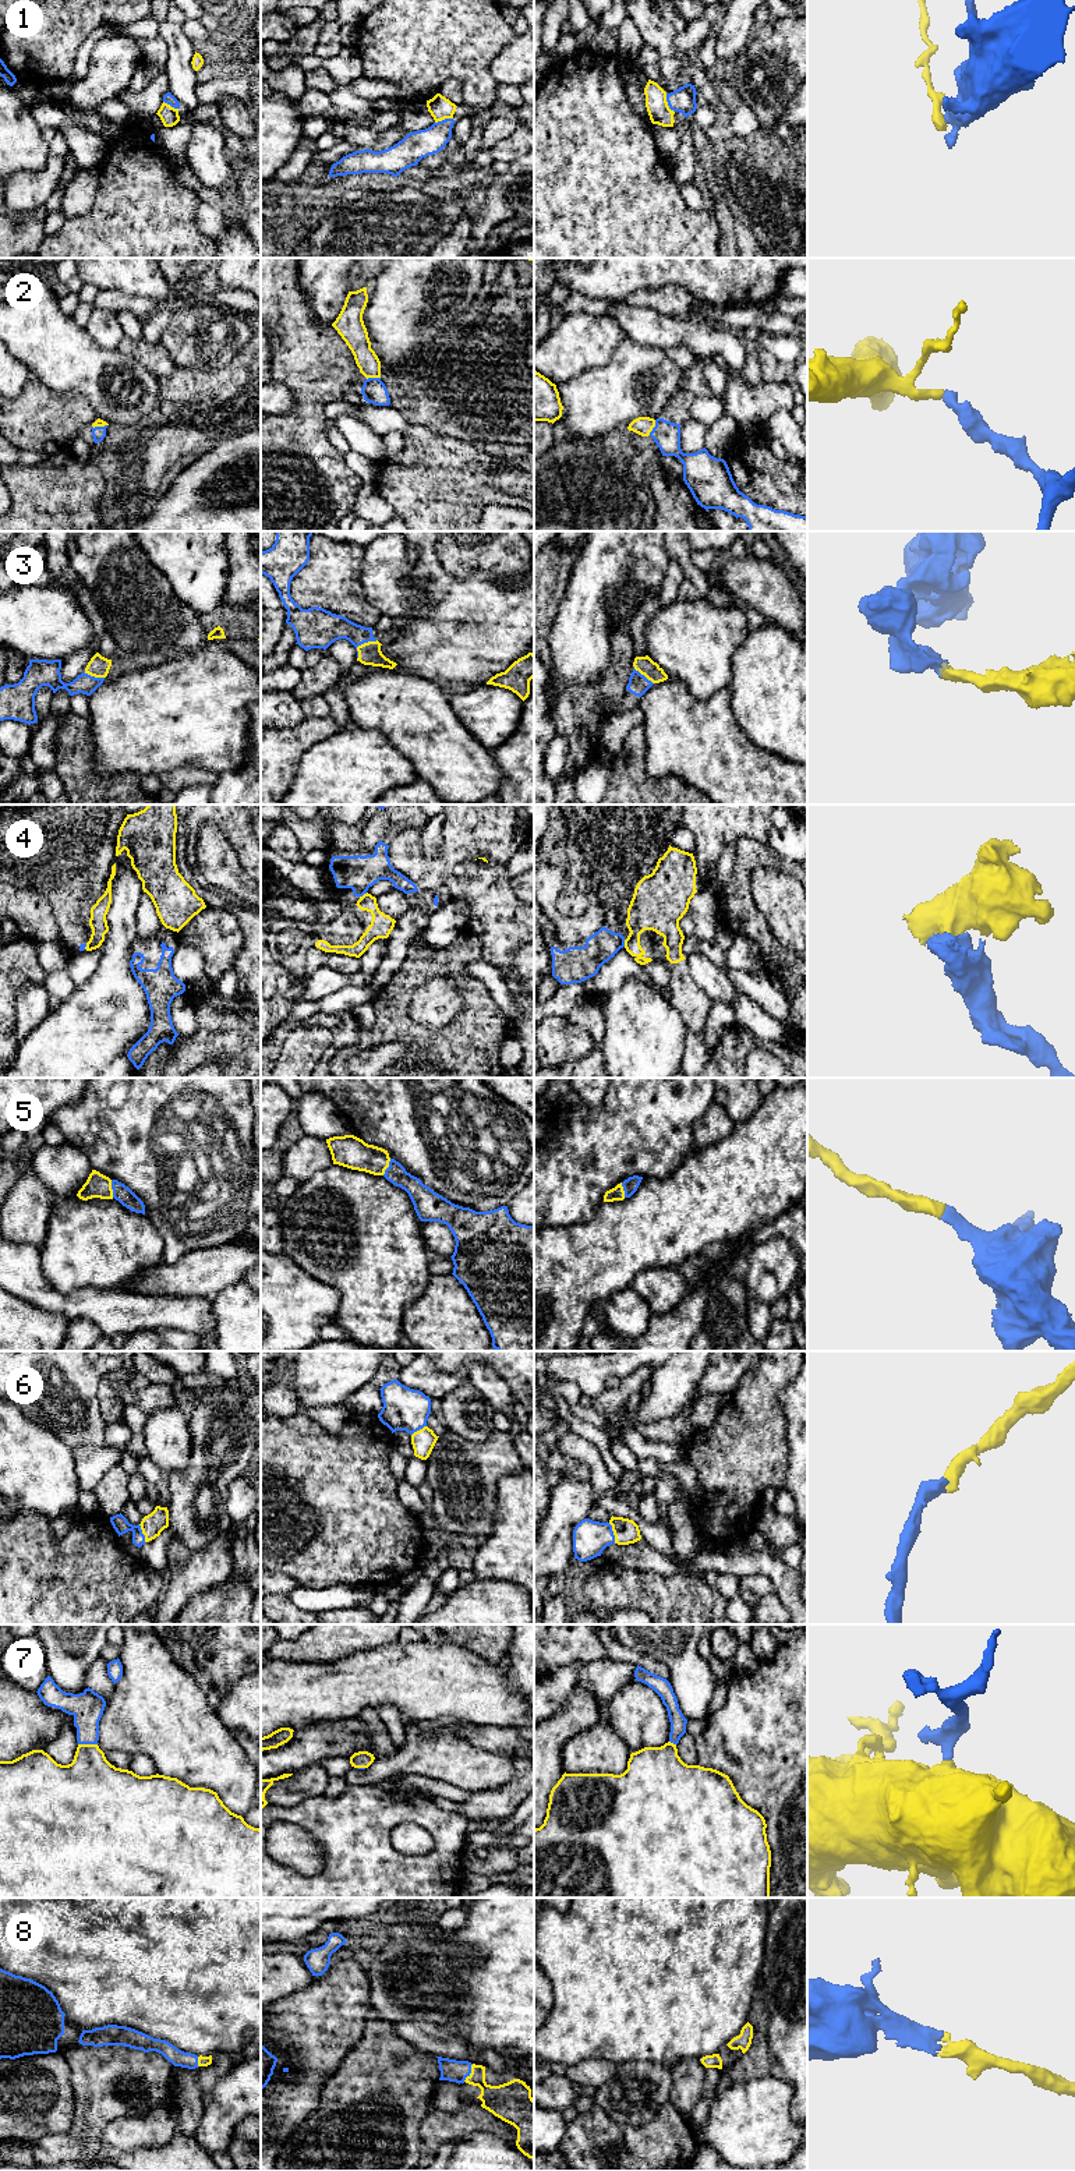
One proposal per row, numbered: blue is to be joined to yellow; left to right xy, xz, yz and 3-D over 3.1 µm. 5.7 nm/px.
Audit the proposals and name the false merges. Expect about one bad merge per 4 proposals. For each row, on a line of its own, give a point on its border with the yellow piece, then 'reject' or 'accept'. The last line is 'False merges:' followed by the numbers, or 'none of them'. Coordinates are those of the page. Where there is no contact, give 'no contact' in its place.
1: yz (667, 103) | reject
2: xz (372, 377) | accept
3: xz (361, 644) | accept
4: xz (364, 894) | reject
5: xy (110, 1188) | accept
6: yz (614, 1533) | accept
7: xy (88, 1745) | accept
8: xz (471, 2072) | accept
False merges: 1, 4

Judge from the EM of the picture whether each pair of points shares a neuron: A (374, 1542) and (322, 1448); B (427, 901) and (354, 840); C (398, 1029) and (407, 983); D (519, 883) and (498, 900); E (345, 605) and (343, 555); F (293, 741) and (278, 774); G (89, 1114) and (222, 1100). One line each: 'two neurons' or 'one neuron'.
A: one neuron
B: one neuron
C: one neuron
D: two neurons
E: one neuron
F: one neuron
G: one neuron

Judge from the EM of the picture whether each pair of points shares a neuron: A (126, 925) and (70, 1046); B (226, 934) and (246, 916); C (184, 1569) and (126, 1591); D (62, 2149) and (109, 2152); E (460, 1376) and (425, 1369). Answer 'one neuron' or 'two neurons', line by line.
A: one neuron
B: two neurons
C: two neurons
D: one neuron
E: one neuron

